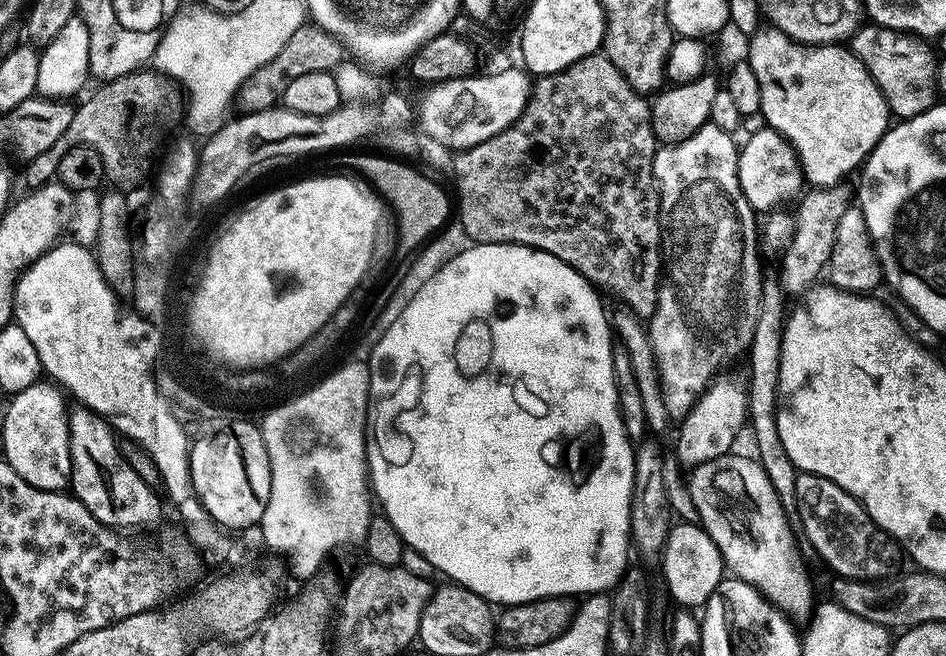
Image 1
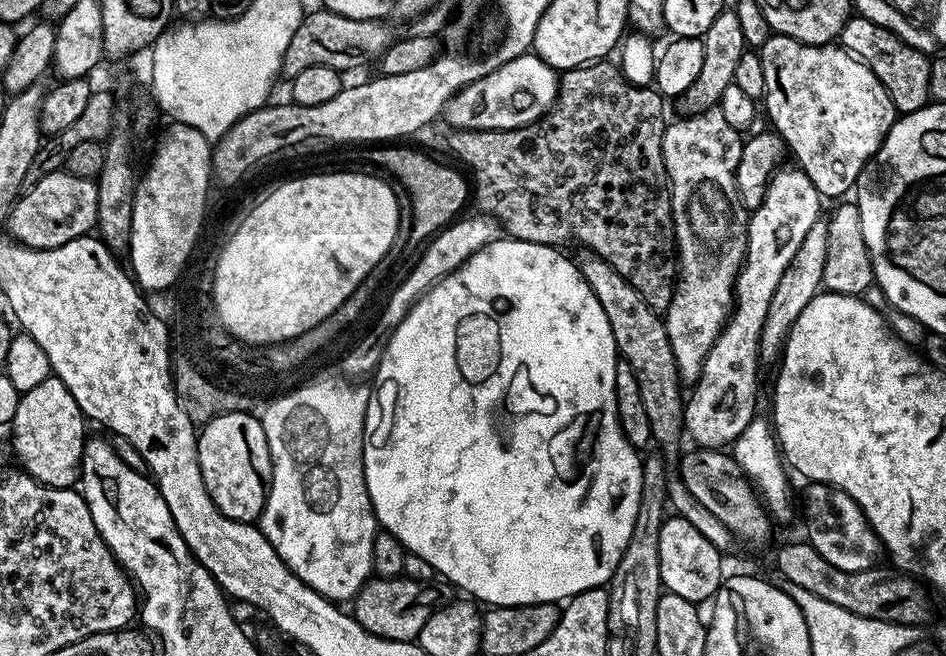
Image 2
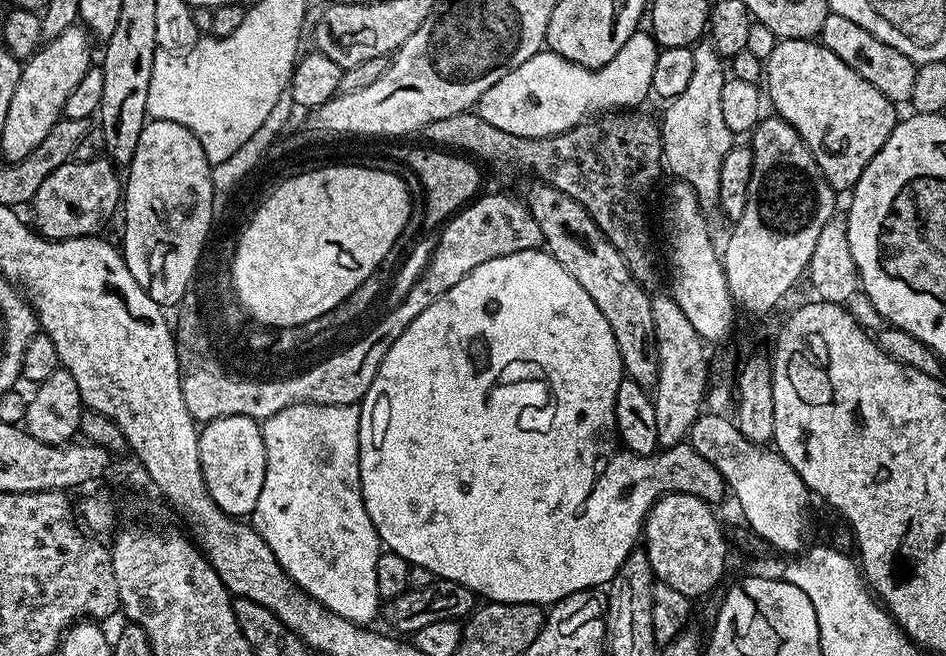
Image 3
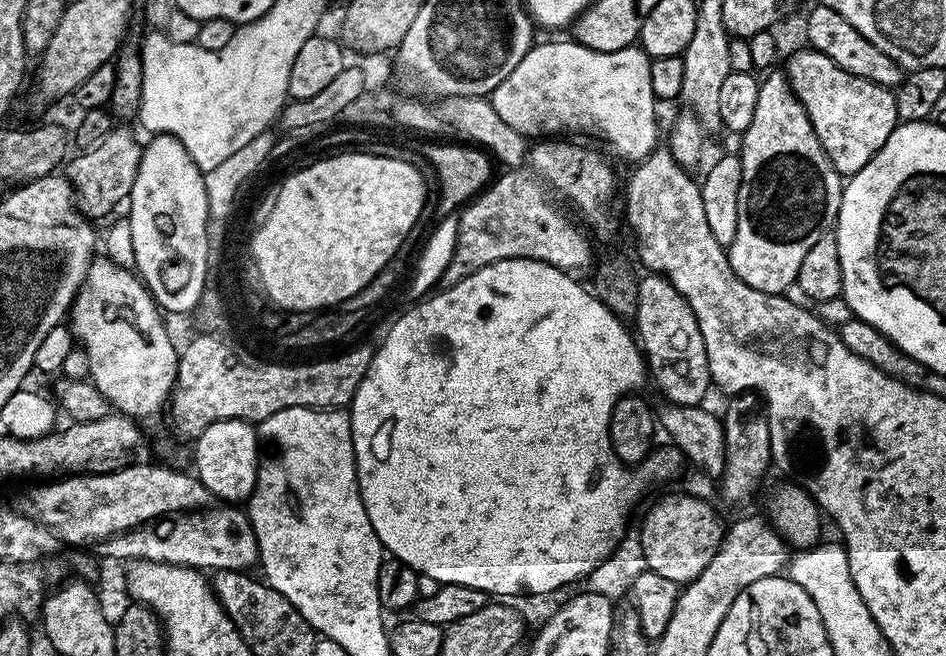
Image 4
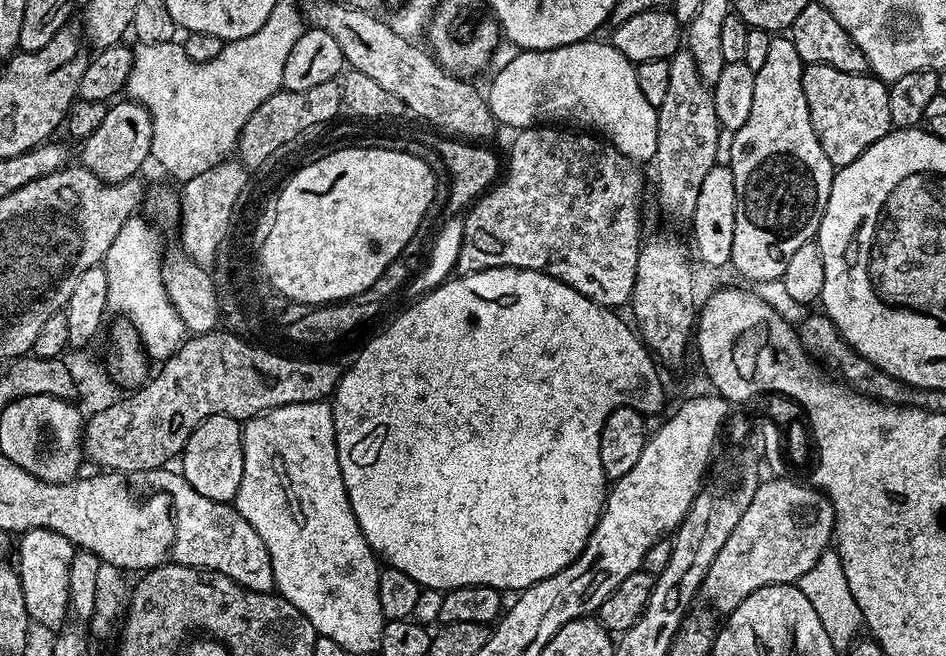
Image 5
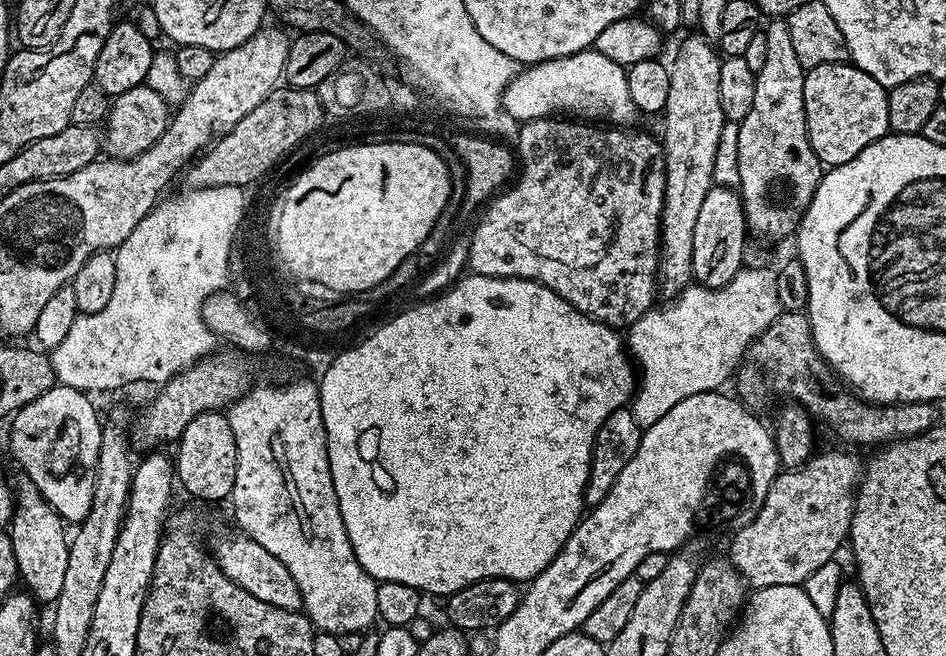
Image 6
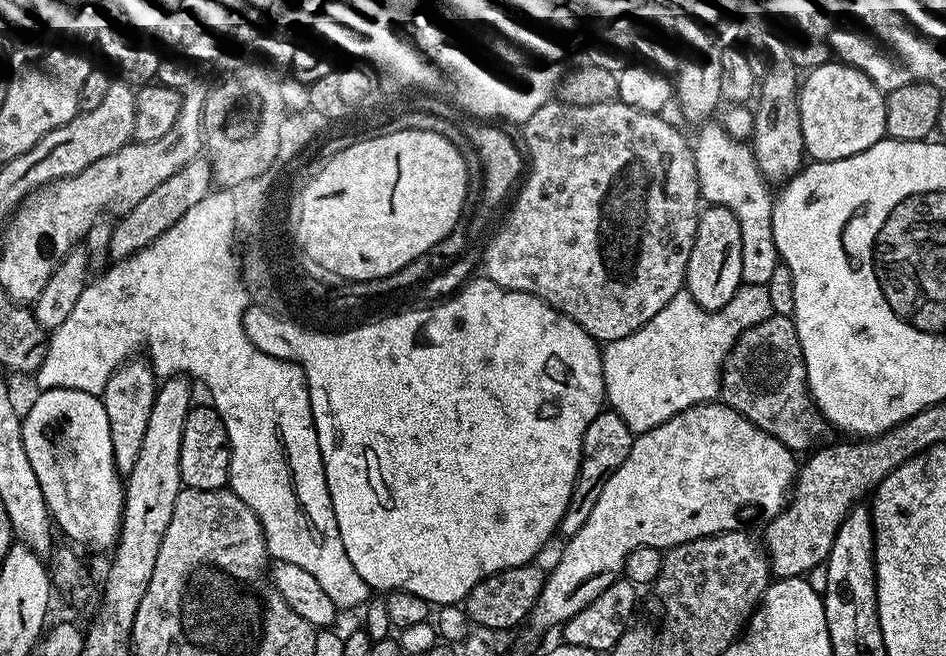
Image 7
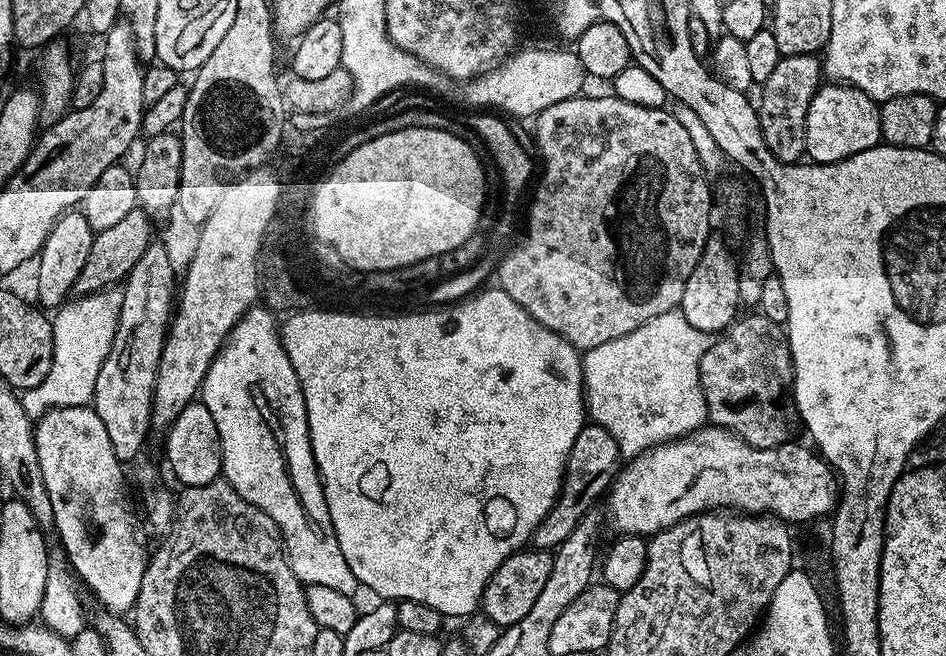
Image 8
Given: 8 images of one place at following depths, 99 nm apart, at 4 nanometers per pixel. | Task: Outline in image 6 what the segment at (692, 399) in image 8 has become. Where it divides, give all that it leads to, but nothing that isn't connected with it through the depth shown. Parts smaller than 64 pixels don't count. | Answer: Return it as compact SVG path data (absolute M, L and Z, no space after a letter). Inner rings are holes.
M768 266L740 268L738 274L734 274L734 278L730 278L730 282L721 288L707 288L695 282L687 284L667 303L665 308L649 308L626 332L626 347L638 369L638 387L630 401L630 411L640 423L641 429L654 426L654 422L658 422L666 410L674 410L674 406L678 406L682 398L690 398L690 394L723 389L723 384L727 380L729 383L740 367L744 351L782 311L778 302L776 272L768 269Z

